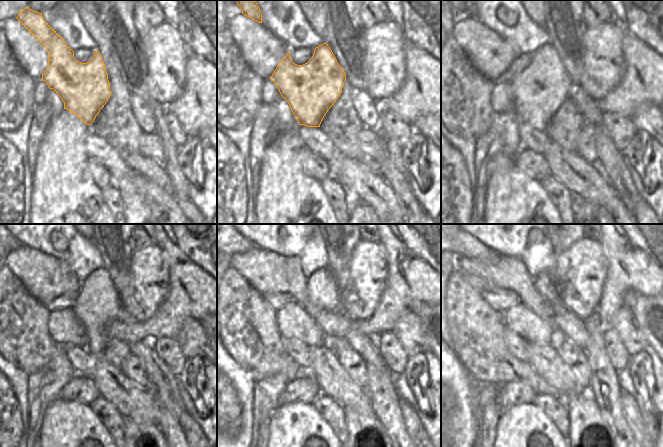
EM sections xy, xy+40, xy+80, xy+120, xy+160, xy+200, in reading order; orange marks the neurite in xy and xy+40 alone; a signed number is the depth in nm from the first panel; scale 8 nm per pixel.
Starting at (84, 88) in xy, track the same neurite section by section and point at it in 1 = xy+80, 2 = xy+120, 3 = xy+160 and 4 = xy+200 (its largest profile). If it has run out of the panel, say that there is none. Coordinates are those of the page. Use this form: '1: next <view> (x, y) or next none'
1: next xy+80 (539, 89)
2: next xy+120 (97, 302)
3: next xy+160 (322, 291)
4: next xy+200 (543, 282)

